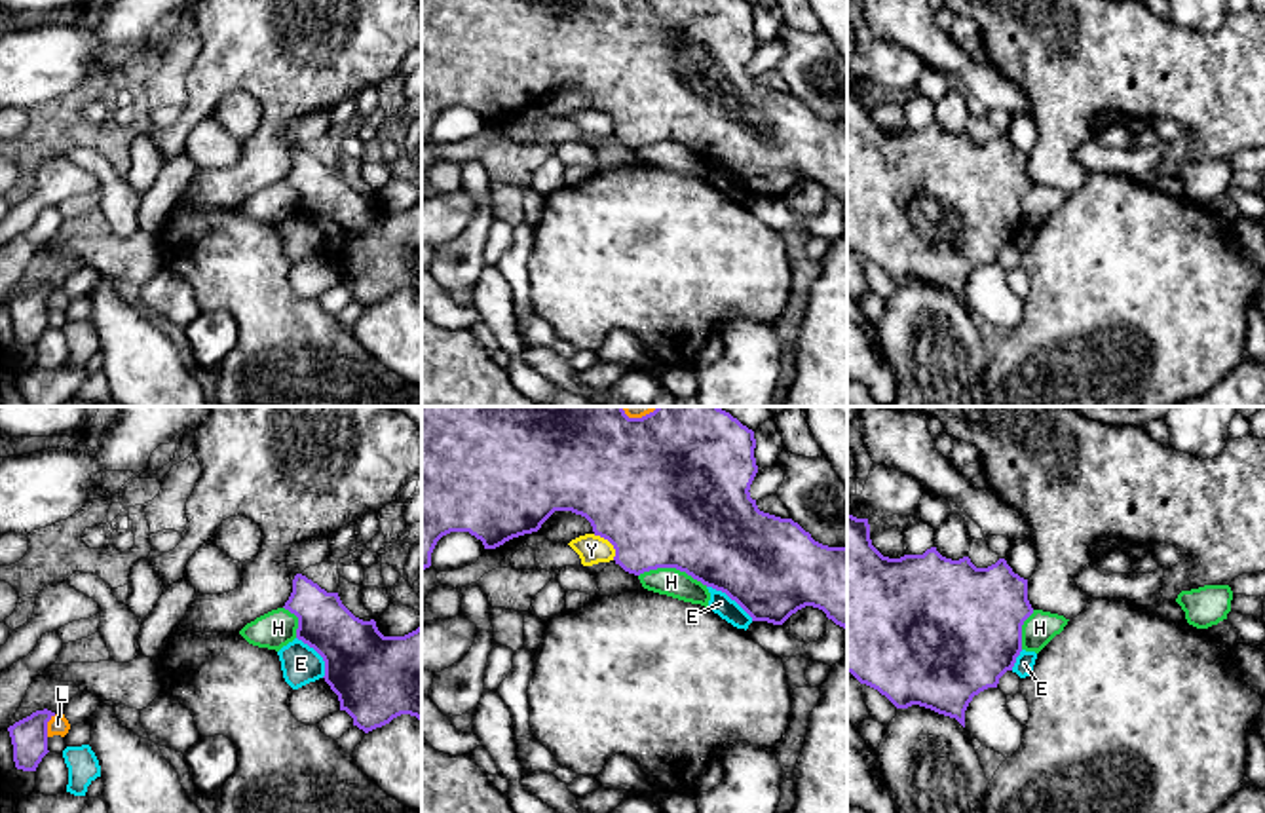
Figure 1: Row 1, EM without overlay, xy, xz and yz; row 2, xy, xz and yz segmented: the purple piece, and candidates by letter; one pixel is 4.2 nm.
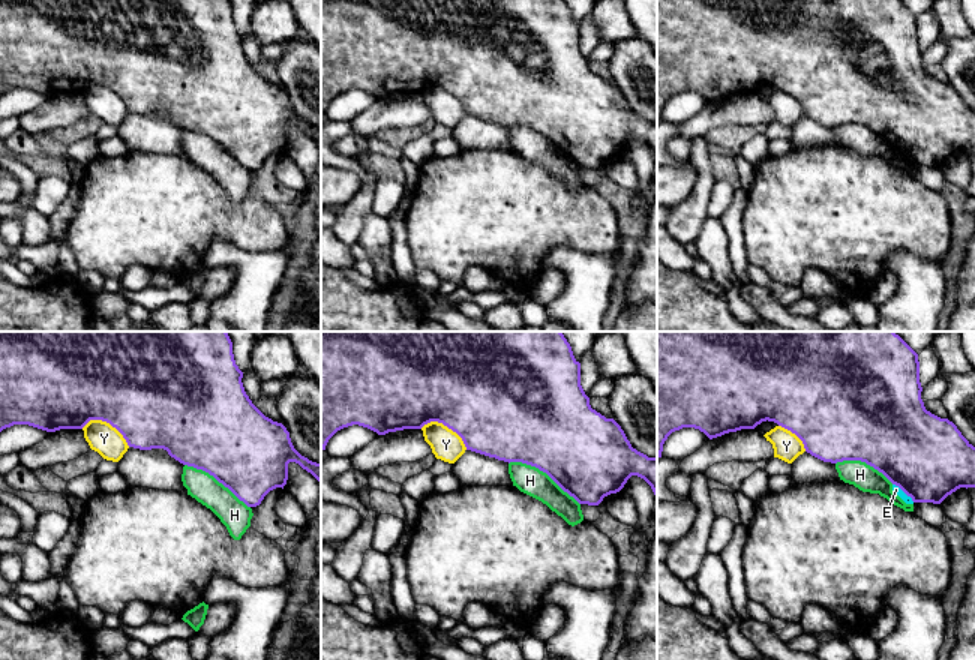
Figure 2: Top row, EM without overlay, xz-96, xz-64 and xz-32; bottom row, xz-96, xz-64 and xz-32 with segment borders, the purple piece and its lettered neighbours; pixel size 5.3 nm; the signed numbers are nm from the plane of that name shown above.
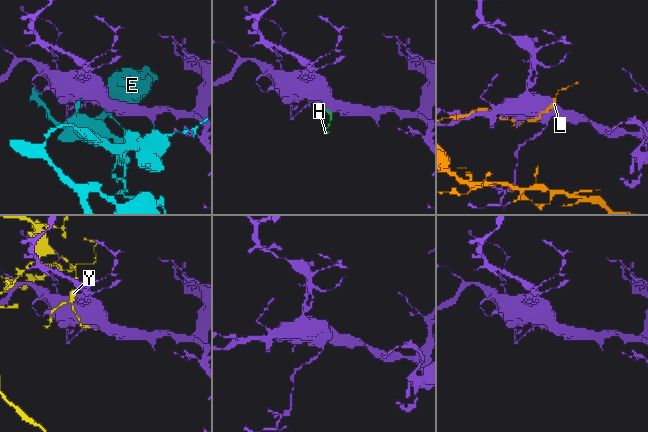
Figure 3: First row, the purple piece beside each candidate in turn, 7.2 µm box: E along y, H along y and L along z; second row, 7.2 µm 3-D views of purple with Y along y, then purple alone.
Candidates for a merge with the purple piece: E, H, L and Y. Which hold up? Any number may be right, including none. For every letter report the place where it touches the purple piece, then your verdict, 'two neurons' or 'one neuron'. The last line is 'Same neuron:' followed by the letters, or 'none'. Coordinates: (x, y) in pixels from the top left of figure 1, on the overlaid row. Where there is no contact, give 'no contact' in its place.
E: meets purple in xz at (730, 597); two neurons
H: meets purple in xz at (673, 567); one neuron
L: meets purple in xy at (46, 726); two neurons
Y: meets purple in xz at (610, 542); two neurons
Same neuron: H

